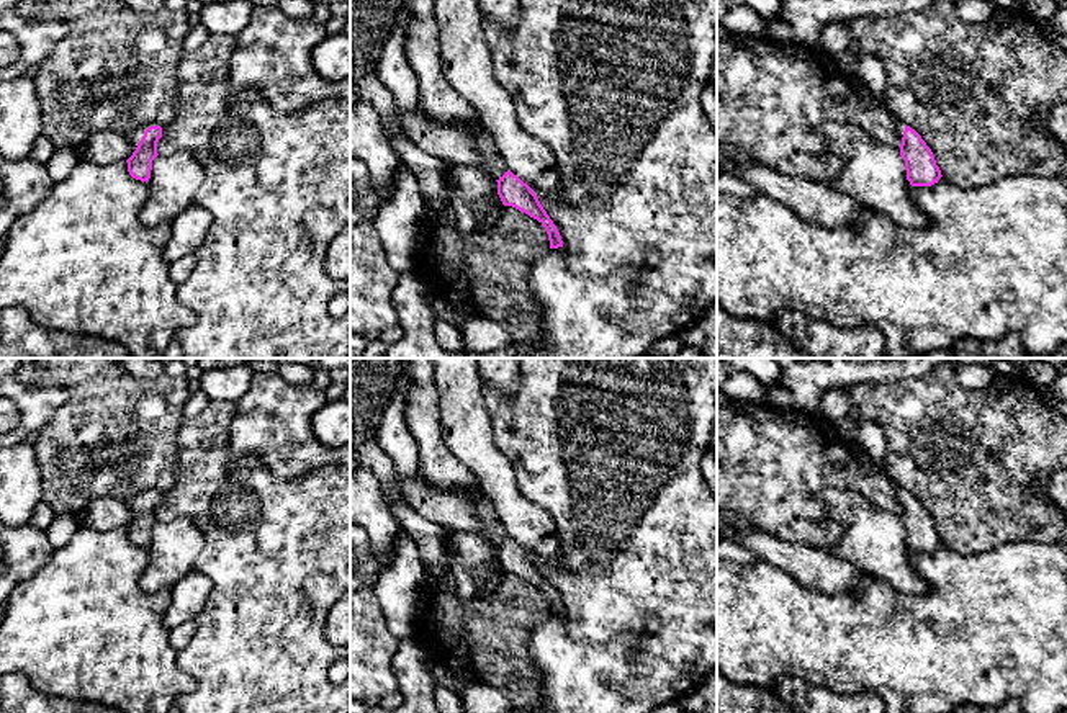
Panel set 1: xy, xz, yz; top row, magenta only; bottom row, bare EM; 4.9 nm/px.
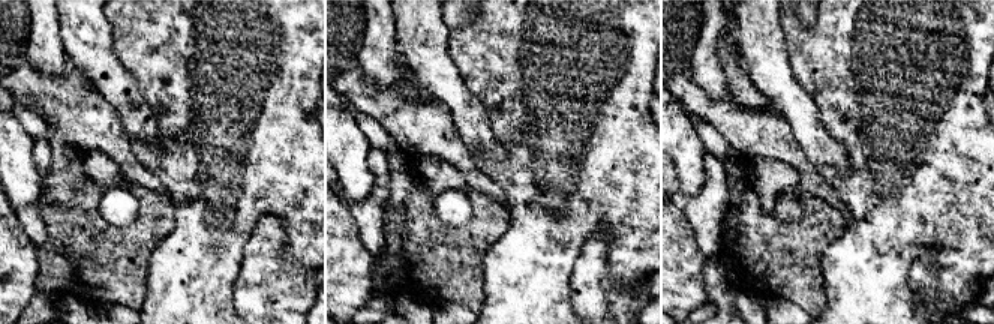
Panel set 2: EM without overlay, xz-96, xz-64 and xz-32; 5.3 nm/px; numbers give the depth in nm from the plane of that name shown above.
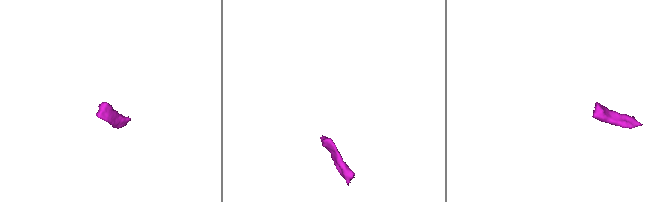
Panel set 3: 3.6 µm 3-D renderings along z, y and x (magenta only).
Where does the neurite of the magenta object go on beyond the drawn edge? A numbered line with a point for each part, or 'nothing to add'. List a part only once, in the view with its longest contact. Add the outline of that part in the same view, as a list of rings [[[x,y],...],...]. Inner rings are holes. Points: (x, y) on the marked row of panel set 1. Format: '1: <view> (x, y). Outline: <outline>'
1: xy (135, 136). Outline: [[[157,124],[139,126],[139,128],[136,128],[134,131],[131,131],[131,132],[126,134],[128,139],[129,139],[129,142],[131,142],[131,146],[133,146],[133,150],[136,150],[139,141],[141,141],[142,136],[144,136],[144,131],[146,131],[147,128],[151,128],[151,126],[157,126]]]

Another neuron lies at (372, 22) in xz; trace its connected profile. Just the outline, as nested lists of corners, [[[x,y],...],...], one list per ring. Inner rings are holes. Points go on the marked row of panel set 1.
[[[350,0],[350,83],[376,72],[399,15],[399,0]]]

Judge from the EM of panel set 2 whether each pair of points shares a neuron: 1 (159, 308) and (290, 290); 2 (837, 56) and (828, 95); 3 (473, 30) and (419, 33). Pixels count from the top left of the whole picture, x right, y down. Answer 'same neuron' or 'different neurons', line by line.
1: different neurons
2: same neuron
3: different neurons

